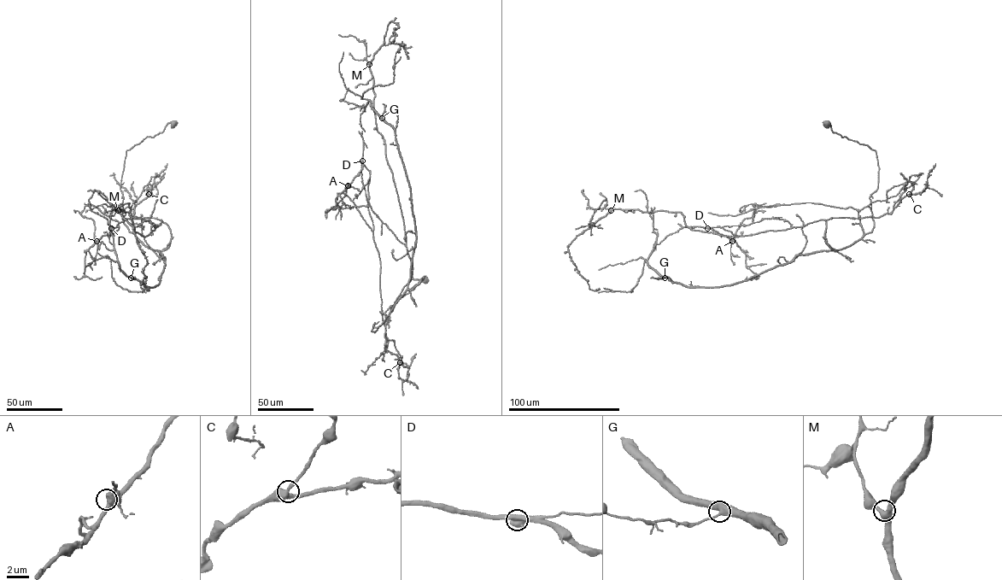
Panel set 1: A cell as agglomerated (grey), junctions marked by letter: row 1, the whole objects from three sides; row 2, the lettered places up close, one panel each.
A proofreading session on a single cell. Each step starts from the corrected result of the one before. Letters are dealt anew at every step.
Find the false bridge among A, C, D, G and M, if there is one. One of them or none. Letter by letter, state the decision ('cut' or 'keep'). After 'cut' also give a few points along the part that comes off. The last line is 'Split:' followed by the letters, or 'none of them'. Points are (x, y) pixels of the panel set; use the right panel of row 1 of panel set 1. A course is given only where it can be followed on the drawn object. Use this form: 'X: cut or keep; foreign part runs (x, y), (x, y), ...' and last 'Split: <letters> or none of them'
A: keep
C: keep
D: cut; foreign part runs (707, 228), (735, 241), (746, 254), (746, 266), (756, 273), (751, 279), (754, 277)
G: keep
M: keep
Split: D

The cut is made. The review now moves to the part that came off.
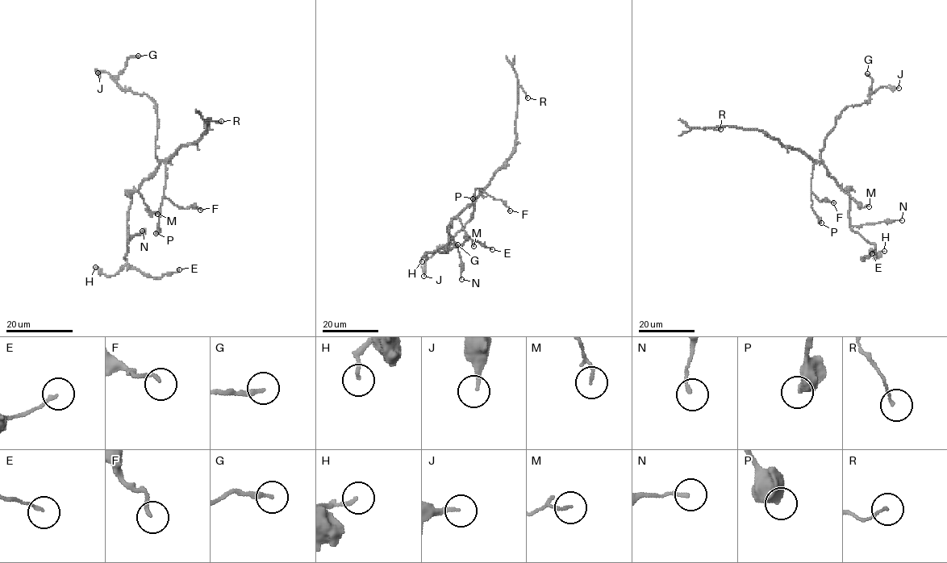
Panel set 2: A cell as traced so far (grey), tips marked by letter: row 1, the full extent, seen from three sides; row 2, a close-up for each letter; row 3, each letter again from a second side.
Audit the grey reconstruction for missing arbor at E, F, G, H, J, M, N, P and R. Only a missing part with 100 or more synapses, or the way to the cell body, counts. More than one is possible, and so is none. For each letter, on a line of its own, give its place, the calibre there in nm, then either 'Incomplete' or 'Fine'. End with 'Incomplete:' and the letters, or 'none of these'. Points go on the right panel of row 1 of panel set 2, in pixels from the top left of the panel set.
E: Place: (872, 253). Thickness 120 nm. Fine
F: Place: (833, 202). Thickness 150 nm. Fine
G: Place: (867, 73). Thickness 240 nm. Fine
H: Place: (884, 251). Thickness 150 nm. Fine
J: Place: (899, 88). Thickness 190 nm. Fine
M: Place: (869, 206). Thickness 110 nm. Fine
N: Place: (902, 220). Thickness 130 nm. Fine
P: Place: (821, 223). Thickness 550 nm. Fine
R: Place: (720, 129). Thickness 100 nm. Fine
Incomplete: none of these

